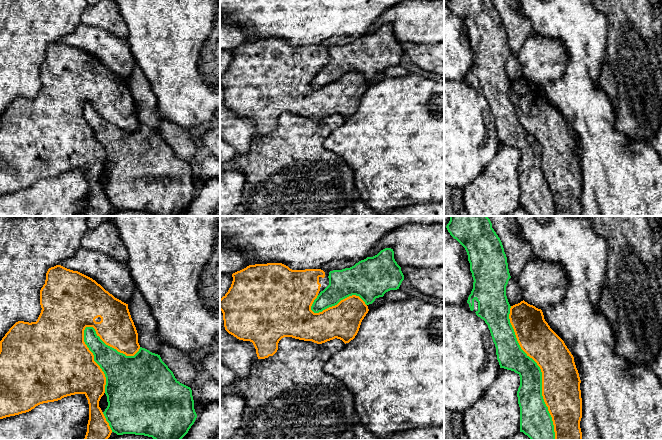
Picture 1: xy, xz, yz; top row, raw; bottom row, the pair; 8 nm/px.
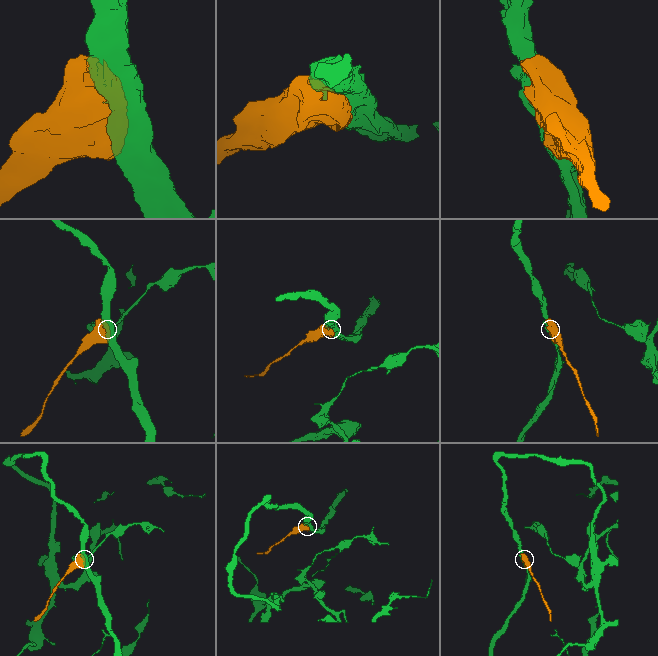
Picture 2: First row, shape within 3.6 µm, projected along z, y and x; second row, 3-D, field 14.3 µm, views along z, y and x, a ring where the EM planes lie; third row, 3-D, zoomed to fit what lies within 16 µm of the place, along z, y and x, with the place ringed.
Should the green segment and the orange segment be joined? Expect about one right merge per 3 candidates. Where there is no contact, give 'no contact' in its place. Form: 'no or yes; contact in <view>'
no; contact in yz

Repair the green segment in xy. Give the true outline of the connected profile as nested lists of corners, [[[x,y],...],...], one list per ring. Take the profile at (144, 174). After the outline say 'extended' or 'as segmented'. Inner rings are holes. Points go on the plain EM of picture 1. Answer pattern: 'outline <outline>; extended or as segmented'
outline [[[93,103],[85,104],[84,118],[106,153],[108,182],[103,190],[112,208],[144,211],[154,216],[181,216],[188,209],[197,194],[192,166],[175,154],[160,131],[140,123],[134,132],[126,132],[106,121]]]; as segmented

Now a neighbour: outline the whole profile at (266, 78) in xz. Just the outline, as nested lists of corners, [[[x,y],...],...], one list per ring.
[[[282,39],[249,41],[232,50],[228,68],[220,75],[225,106],[239,116],[253,119],[258,135],[273,132],[284,113],[322,120],[335,114],[349,119],[357,111],[369,85],[356,71],[337,81],[314,89],[311,82],[329,61],[329,48],[323,45],[292,46]]]

